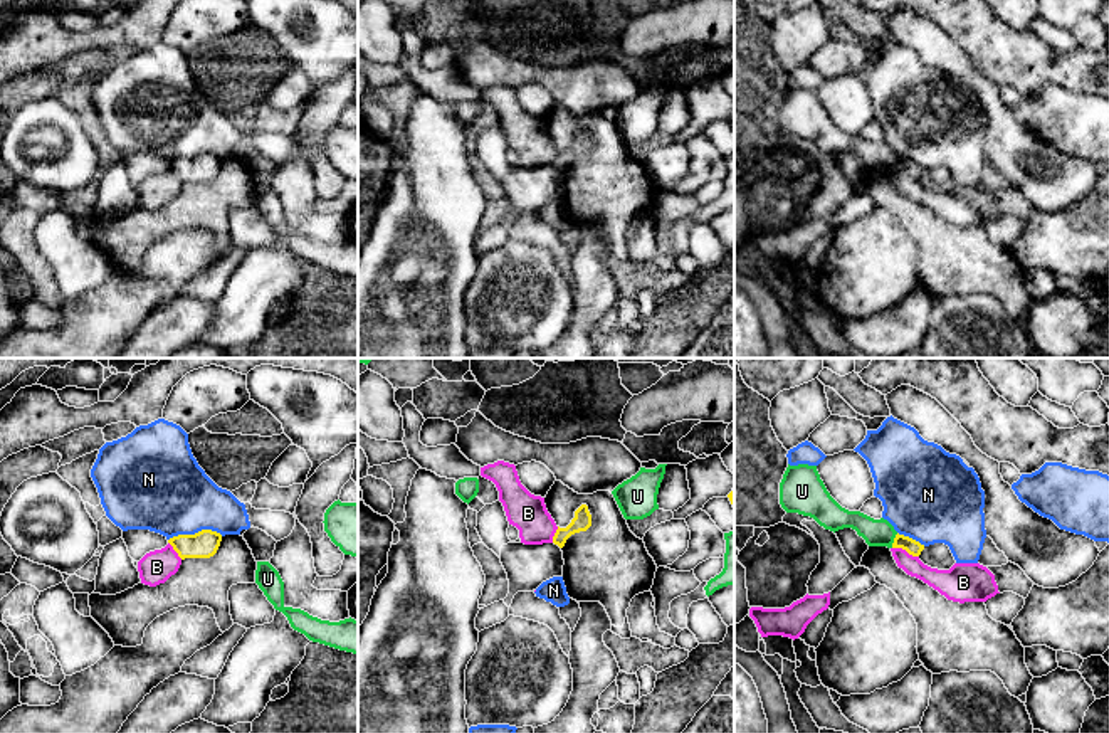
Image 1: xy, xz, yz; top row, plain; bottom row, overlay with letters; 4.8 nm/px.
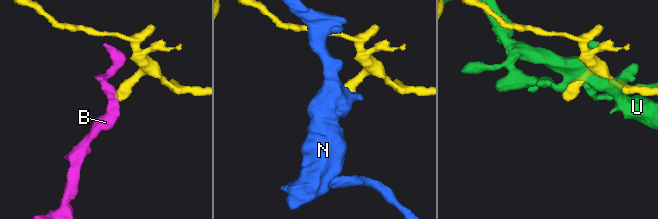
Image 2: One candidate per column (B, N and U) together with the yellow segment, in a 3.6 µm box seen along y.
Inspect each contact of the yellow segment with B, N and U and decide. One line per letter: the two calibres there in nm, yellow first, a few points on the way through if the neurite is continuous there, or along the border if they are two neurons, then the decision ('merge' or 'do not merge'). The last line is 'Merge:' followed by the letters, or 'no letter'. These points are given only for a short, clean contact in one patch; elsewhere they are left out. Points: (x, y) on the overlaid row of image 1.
B: 70/120 nm | along yz (893, 547), (901, 547), (918, 557) | do not merge
N: 130/400 nm | do not merge
U: 70/130 nm | do not merge
Merge: no letter

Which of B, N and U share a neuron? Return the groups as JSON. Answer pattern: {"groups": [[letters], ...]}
{"groups": [["B"], ["N"], ["U"]]}

